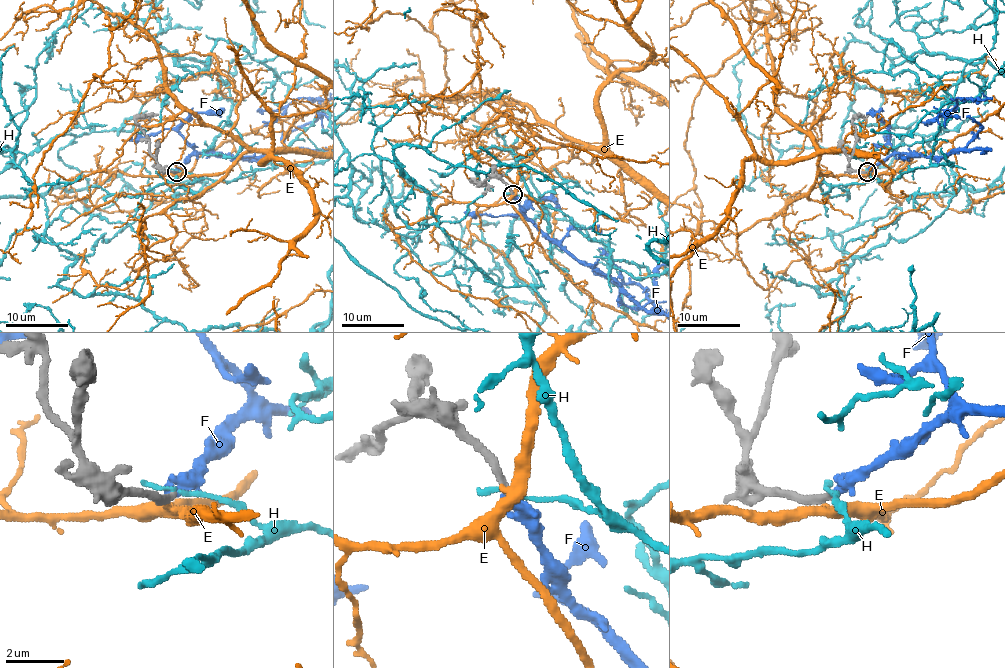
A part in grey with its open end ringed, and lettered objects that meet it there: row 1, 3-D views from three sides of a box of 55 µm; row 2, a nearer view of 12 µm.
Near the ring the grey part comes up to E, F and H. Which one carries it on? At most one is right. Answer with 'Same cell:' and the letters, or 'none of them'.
Same cell: F

